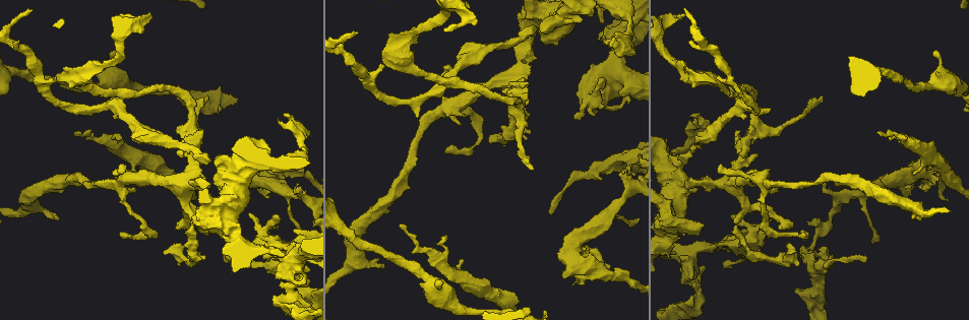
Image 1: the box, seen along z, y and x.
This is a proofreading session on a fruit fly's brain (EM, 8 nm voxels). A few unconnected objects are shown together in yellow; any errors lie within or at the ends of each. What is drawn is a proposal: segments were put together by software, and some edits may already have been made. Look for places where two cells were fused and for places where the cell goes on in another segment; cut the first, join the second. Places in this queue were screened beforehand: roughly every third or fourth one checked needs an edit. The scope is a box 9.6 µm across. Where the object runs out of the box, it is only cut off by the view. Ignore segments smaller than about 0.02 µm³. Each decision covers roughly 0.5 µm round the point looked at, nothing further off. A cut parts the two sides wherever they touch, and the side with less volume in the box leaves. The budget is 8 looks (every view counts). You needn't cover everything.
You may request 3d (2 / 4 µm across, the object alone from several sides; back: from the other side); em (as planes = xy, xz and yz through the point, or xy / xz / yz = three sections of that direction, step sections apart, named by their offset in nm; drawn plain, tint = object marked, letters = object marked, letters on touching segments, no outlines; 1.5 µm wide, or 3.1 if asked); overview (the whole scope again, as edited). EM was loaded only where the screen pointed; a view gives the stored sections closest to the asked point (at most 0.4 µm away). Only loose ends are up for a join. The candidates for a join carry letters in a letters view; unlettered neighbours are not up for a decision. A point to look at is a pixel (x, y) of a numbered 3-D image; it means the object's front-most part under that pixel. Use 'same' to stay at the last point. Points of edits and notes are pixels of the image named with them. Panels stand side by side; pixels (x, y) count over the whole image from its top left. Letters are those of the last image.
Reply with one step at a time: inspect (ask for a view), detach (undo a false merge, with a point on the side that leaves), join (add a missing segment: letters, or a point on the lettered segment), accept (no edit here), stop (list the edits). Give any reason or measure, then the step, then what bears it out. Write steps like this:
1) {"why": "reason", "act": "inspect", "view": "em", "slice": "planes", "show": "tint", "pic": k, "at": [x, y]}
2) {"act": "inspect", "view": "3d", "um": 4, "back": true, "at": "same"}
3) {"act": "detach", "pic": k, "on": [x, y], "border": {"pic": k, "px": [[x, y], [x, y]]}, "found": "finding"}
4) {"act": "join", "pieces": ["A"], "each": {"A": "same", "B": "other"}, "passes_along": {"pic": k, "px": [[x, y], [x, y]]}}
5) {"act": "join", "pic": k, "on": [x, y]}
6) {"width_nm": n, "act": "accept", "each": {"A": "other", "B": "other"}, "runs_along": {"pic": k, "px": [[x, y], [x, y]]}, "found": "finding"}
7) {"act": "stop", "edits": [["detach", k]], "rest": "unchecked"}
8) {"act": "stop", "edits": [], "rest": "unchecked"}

{"why": "end of a long branch", "act": "inspect", "view": "em", "slice": "planes", "show": "letters", "pic": 1, "at": [804, 233]}

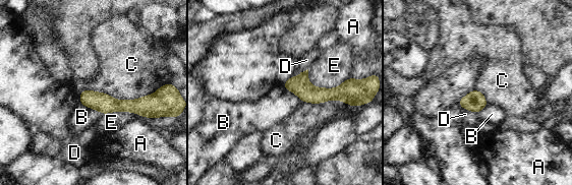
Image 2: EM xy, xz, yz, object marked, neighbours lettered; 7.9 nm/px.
{"act": "accept", "each": {"A": "other", "B": "other", "C": "other", "D": "other", "E": "other"}, "runs_along": {"pic": 2, "px": [[81, 95], [111, 105], [149, 102]]}, "found": "none of them fits"}

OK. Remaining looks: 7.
{"why": "sudden change in width", "act": "inspect", "view": "em", "slice": "xy", "step": 4, "show": "letters", "pic": 1, "at": [252, 263]}

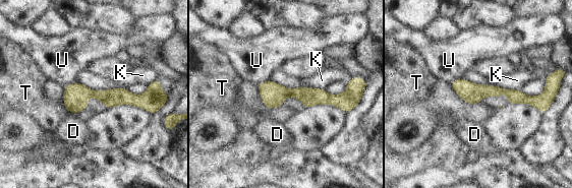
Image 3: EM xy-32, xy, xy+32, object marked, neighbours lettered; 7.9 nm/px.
{"act": "inspect", "view": "em", "slice": "planes", "show": "letters", "at": "same"}

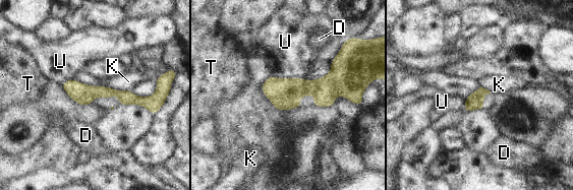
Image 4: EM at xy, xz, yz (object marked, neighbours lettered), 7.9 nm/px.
{"width_nm": 100, "act": "accept", "each": {"D": "other", "K": "other", "T": "other", "U": "other"}, "runs_along": {"pic": 4, "px": [[64, 85], [154, 101]]}, "found": "one cell here"}

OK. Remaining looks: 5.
{"why": "free end", "act": "inspect", "view": "3d", "um": 4, "back": true, "pic": 1, "at": [297, 183]}

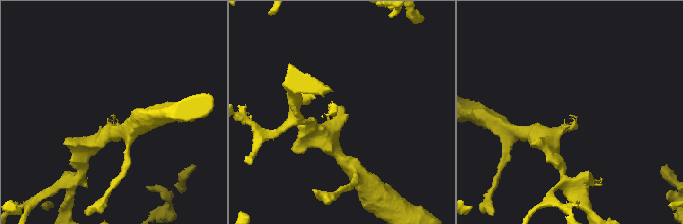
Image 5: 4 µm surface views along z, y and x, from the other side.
{"why": "need the tissue", "act": "inspect", "view": "em", "slice": "xy", "step": 8, "show": "tint", "pic": 5, "at": [343, 108]}

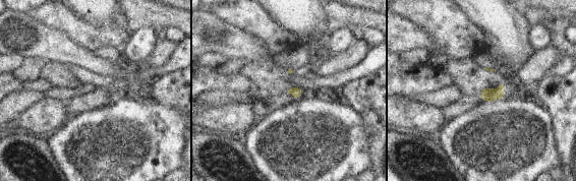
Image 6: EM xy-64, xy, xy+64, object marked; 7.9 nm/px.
{"act": "inspect", "view": "em", "slice": "planes", "show": "letters", "at": "same"}

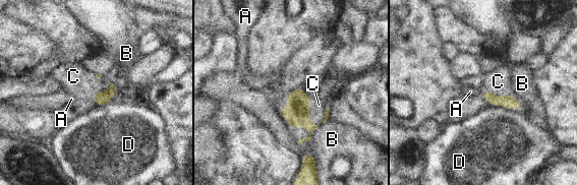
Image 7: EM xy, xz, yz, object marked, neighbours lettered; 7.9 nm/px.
{"act": "join", "pieces": ["C"], "each": {"A": "other", "B": "other", "C": "same", "D": "other"}, "passes_along": {"pic": 7, "px": [[297, 97], [307, 114], [319, 105]]}, "found": "the cell continues"}

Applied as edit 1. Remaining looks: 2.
{"act": "stop", "edits": [["join", 7]], "rest": "unchecked"}

